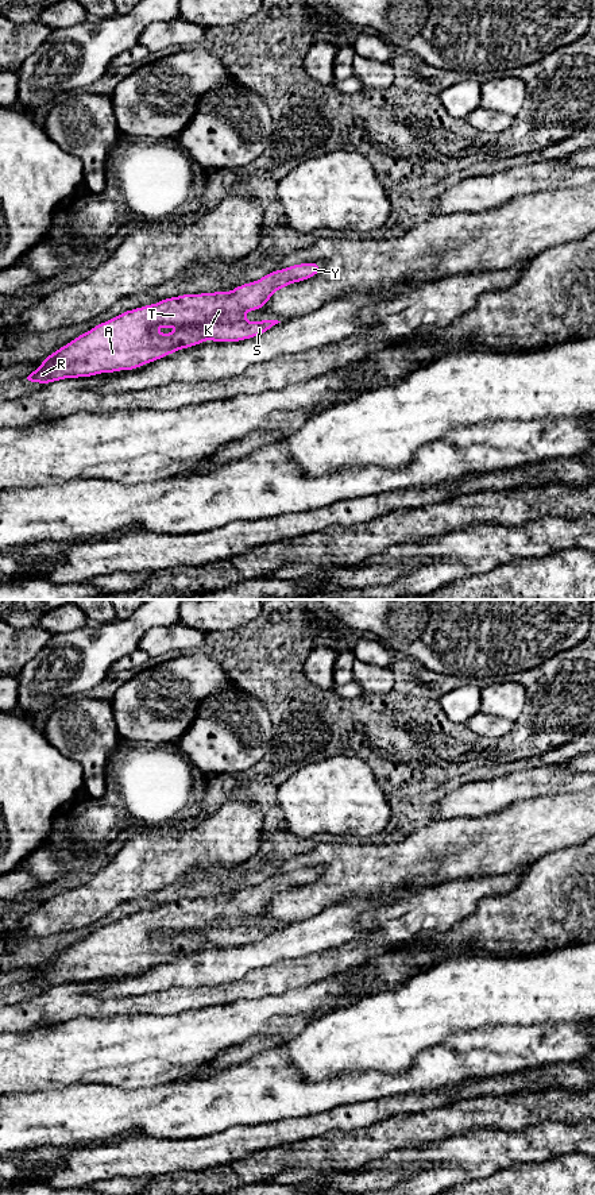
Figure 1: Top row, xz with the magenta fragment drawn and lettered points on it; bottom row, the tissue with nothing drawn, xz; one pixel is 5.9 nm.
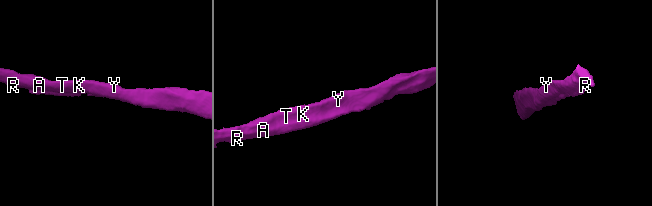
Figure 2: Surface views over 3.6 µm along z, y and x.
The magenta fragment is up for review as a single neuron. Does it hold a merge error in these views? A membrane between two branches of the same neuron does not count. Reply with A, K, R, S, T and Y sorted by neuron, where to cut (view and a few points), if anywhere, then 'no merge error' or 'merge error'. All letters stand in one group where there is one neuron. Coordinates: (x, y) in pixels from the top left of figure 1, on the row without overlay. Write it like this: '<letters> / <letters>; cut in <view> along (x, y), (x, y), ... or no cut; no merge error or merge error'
A K R S T Y; no cut; no merge error

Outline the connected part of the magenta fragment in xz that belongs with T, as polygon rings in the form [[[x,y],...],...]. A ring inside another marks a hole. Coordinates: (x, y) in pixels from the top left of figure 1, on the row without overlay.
[[[300,868],[232,897],[182,899],[123,917],[50,959],[23,984],[50,988],[132,975],[205,945],[240,947],[258,941],[281,926],[248,928],[244,918],[263,913],[278,894],[314,882],[320,874],[320,868]],[[155,932],[182,934],[163,940]]]

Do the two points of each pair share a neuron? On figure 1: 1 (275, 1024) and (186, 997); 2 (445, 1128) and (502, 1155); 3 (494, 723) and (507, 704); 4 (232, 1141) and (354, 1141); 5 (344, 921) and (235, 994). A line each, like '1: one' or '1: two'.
1: two
2: two
3: two
4: two
5: two

